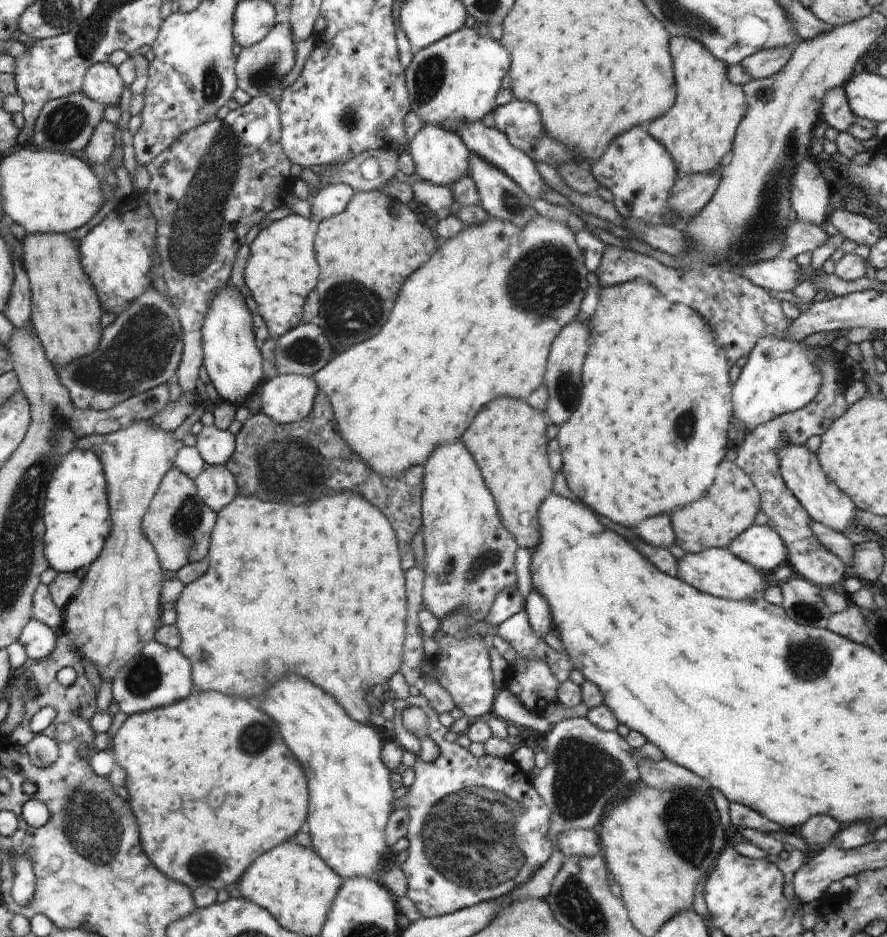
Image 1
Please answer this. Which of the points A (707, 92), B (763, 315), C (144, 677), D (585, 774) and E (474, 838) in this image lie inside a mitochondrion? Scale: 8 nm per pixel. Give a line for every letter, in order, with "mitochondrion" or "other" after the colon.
A: other
B: other
C: mitochondrion
D: mitochondrion
E: mitochondrion

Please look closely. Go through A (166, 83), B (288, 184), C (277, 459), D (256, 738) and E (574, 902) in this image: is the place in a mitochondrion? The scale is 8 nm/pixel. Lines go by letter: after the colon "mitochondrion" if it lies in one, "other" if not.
A: other
B: other
C: mitochondrion
D: mitochondrion
E: mitochondrion

